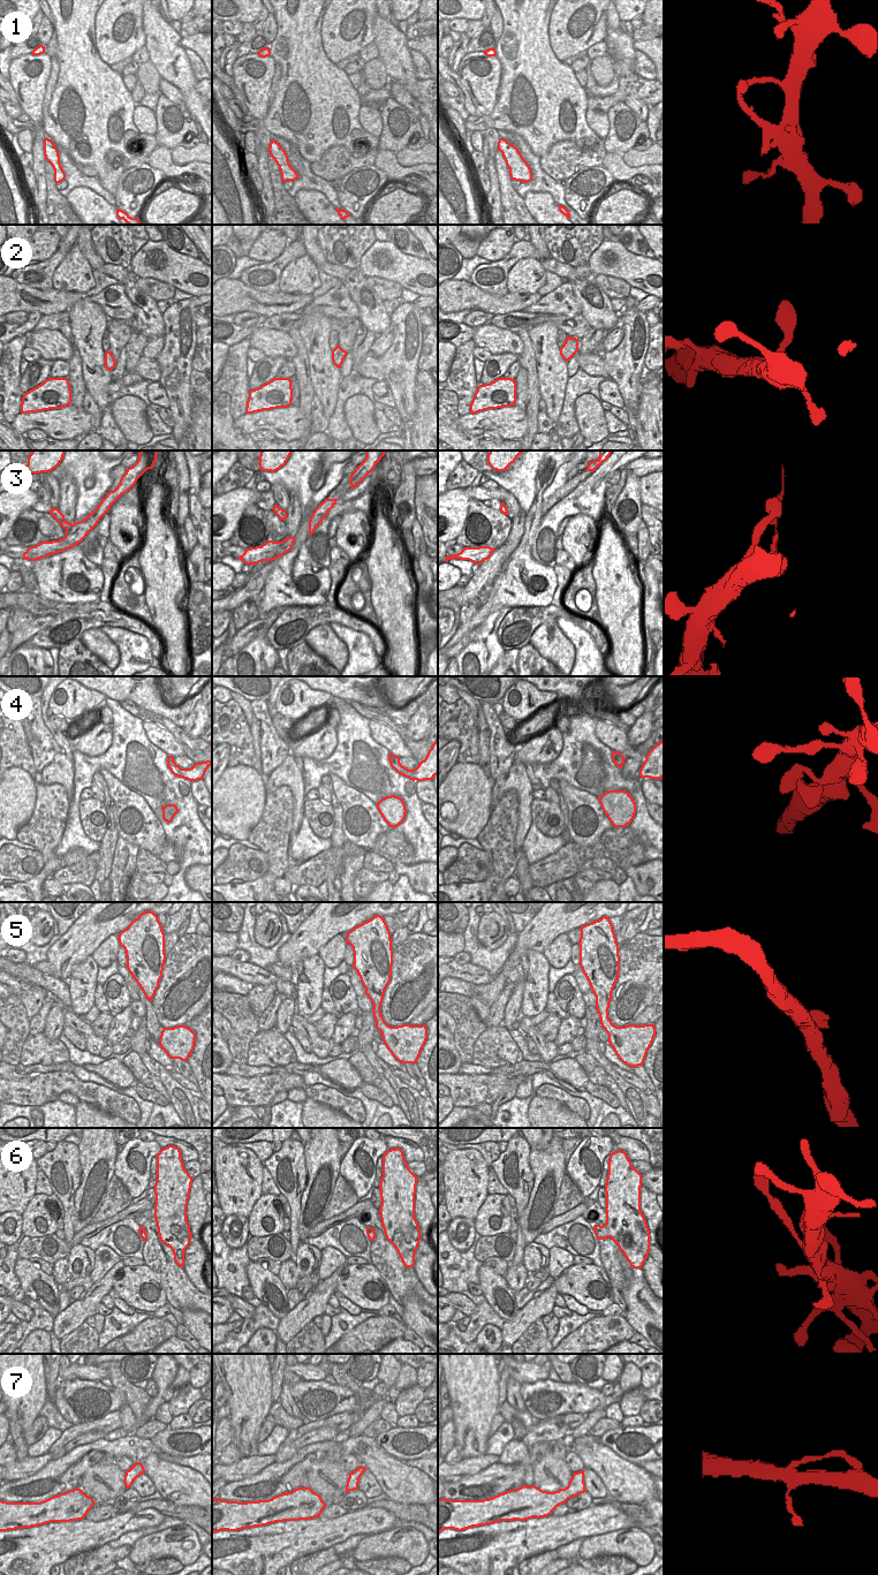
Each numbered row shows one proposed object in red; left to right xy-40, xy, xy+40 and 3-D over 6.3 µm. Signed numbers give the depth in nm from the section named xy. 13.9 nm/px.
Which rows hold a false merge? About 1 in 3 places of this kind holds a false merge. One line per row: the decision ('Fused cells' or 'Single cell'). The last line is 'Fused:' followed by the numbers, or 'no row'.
1: Fused cells
2: Single cell
3: Fused cells
4: Single cell
5: Single cell
6: Single cell
7: Single cell
Fused: 1, 3

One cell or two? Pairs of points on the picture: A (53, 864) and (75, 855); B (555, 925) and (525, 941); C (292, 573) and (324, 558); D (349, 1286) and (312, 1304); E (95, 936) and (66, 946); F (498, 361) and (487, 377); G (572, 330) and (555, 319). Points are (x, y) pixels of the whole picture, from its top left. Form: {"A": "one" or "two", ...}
{"A": "one", "B": "one", "C": "two", "D": "two", "E": "one", "F": "one", "G": "one"}

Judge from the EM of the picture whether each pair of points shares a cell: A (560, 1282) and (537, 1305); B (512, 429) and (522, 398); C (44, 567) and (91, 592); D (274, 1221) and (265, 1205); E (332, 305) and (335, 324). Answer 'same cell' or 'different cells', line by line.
A: different cells
B: different cells
C: same cell
D: same cell
E: different cells

